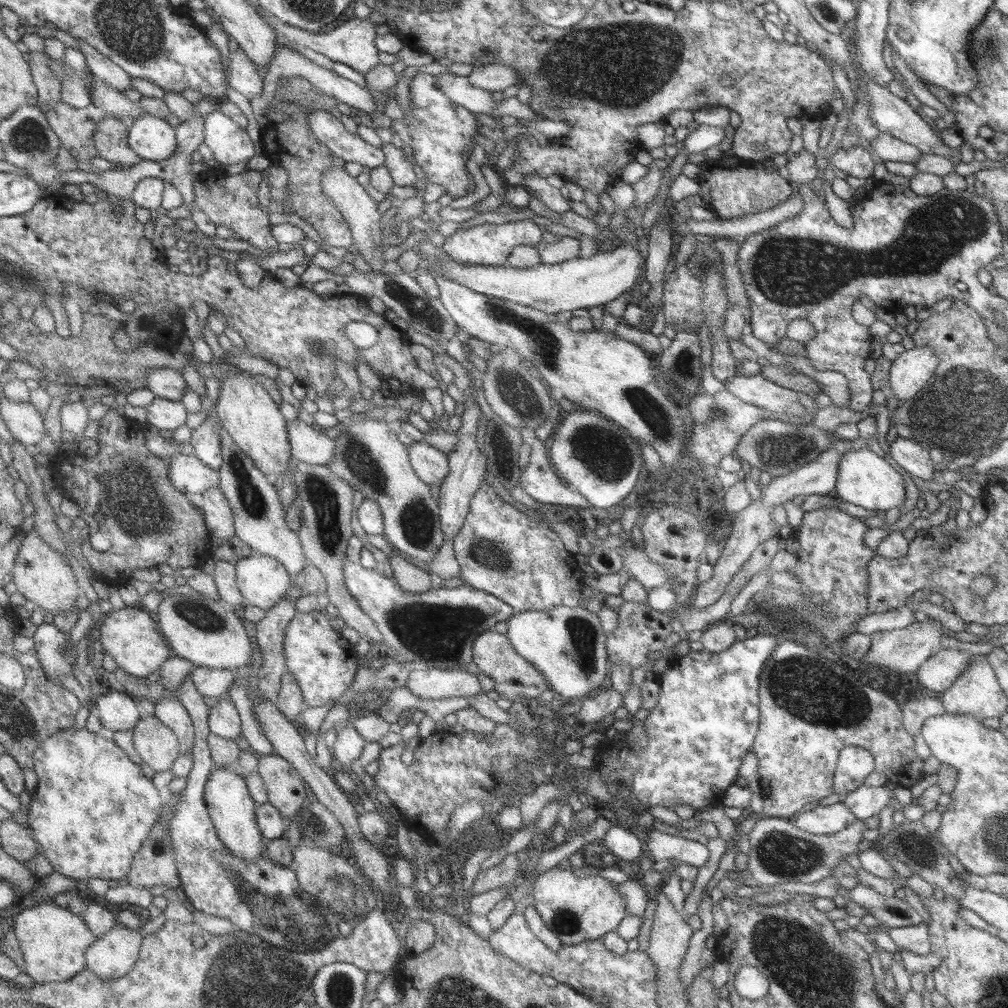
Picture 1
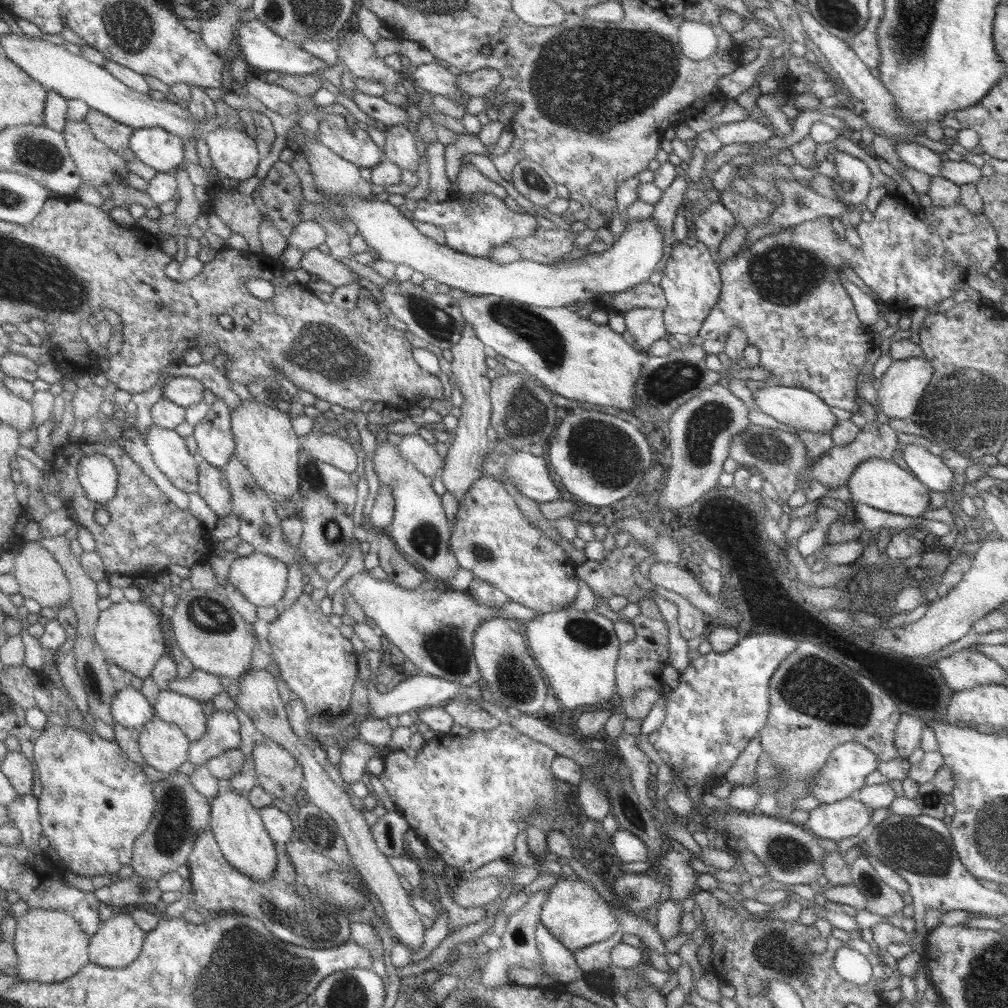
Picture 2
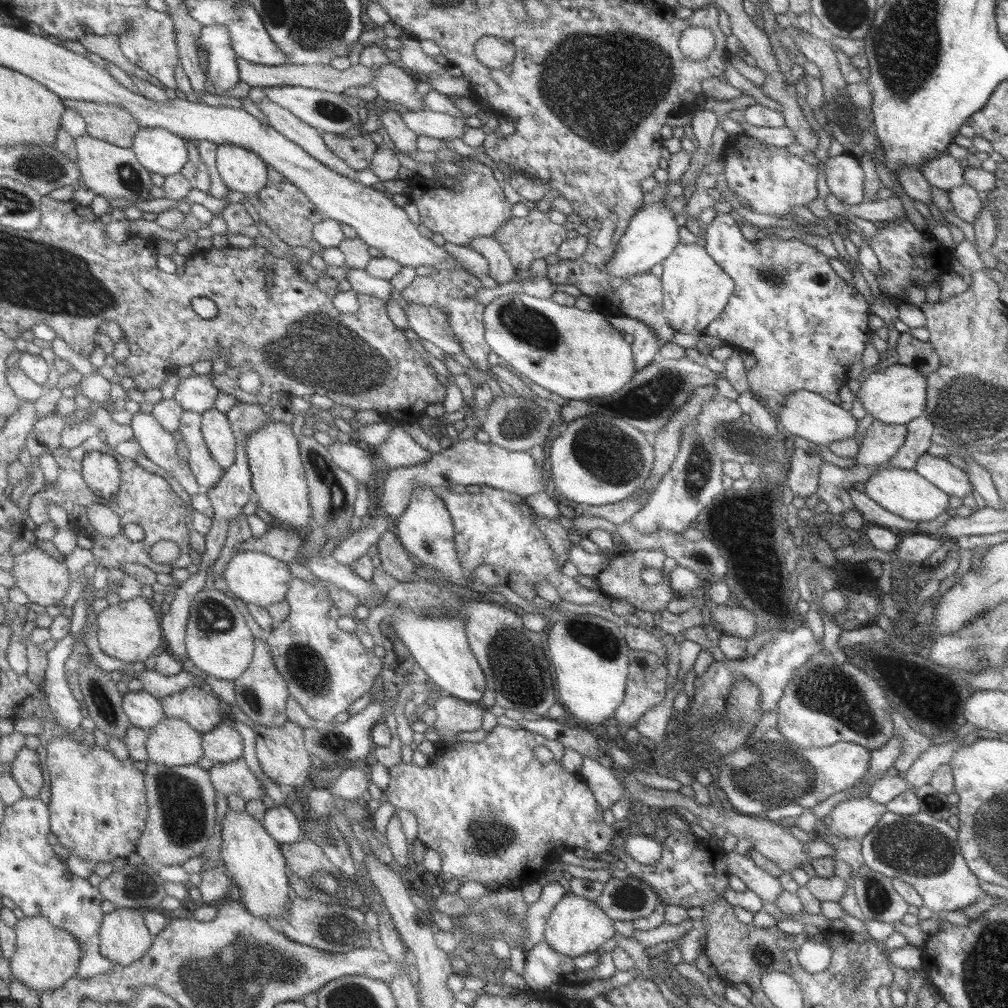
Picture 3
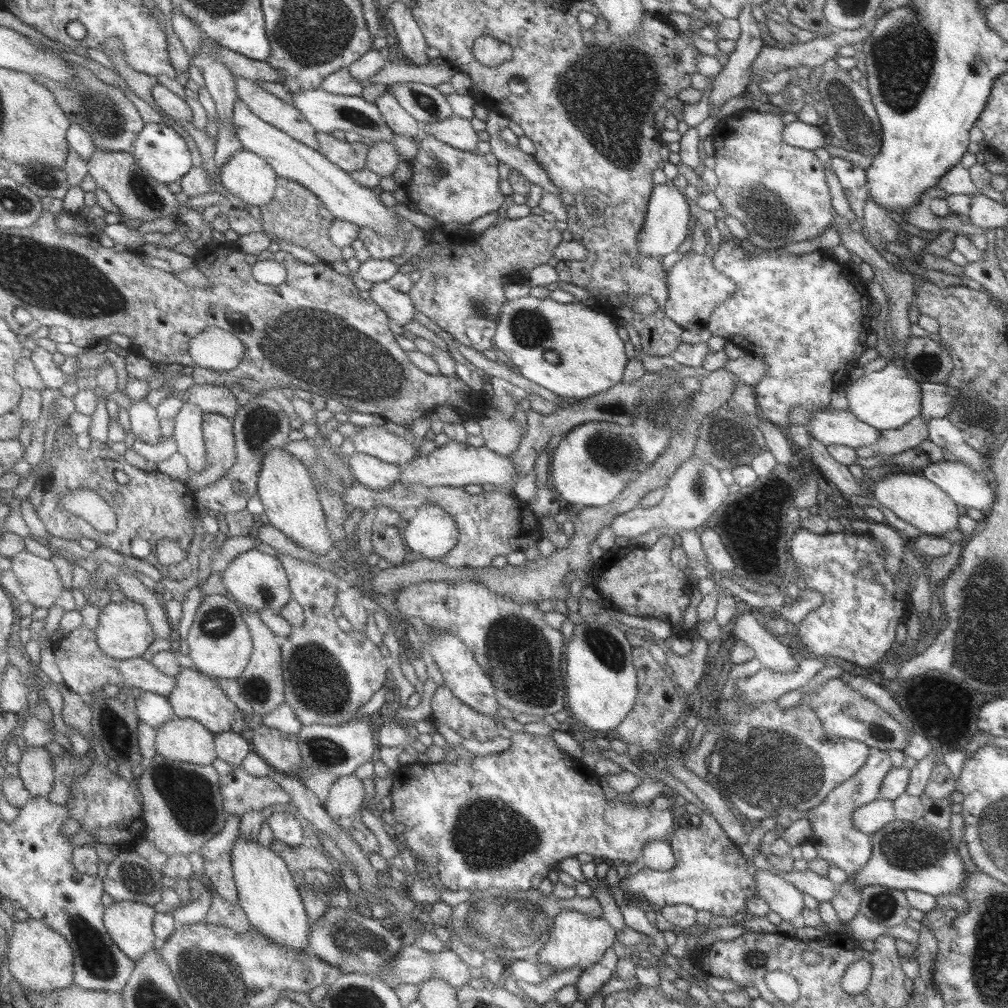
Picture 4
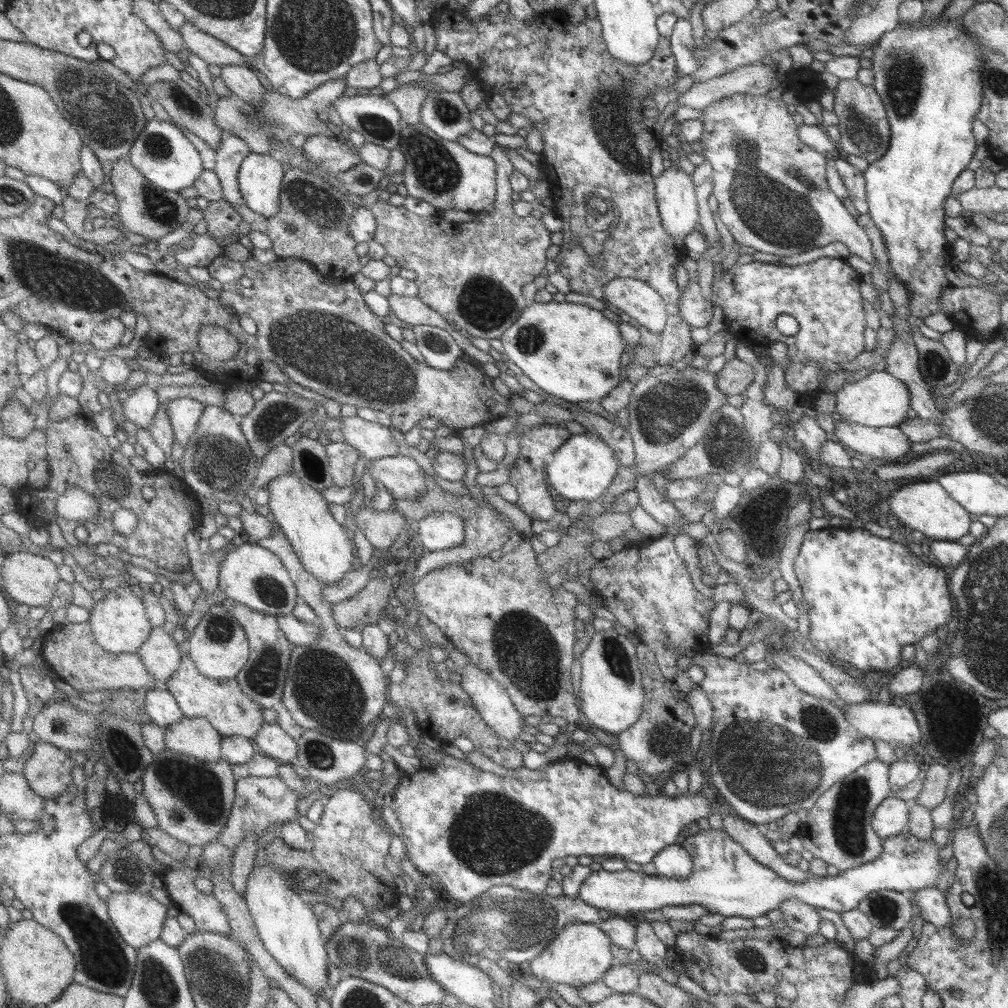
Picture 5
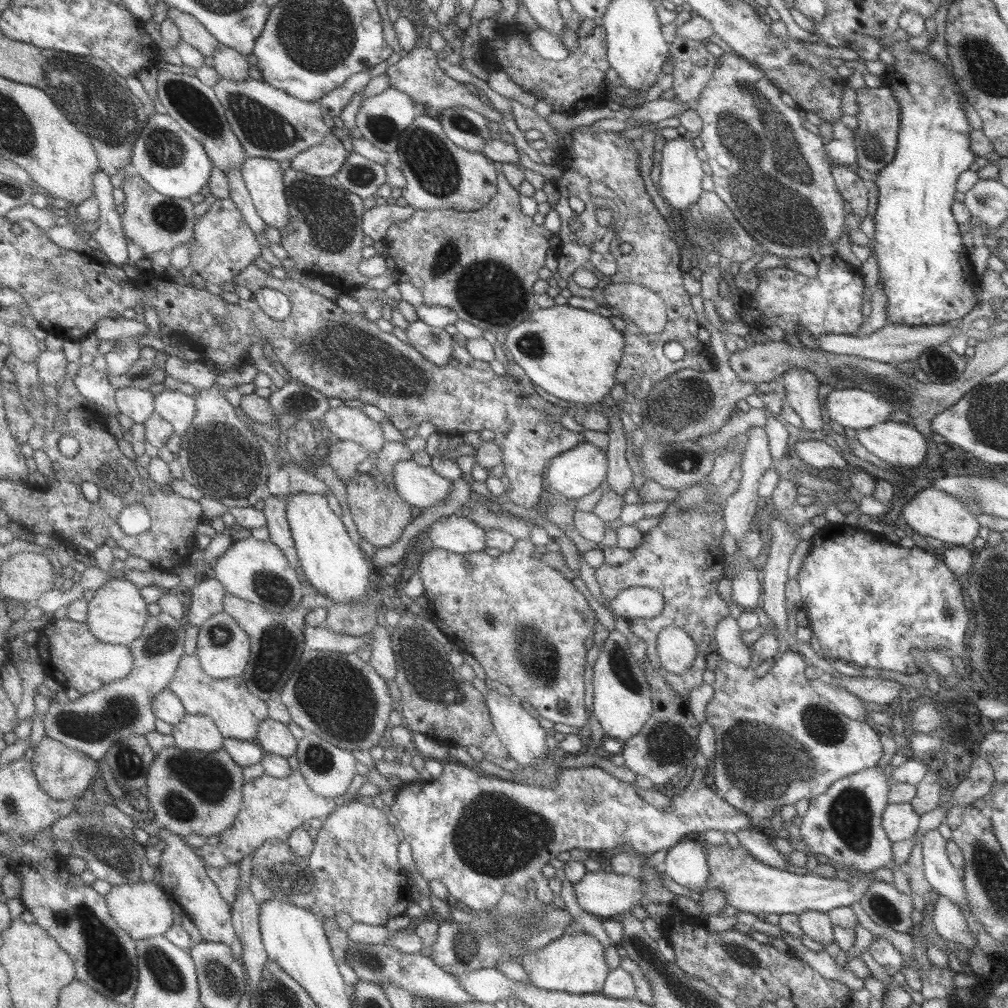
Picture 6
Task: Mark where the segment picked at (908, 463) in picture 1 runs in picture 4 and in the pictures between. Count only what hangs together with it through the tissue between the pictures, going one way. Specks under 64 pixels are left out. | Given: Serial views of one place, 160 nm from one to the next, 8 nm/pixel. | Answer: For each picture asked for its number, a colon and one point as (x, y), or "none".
2: (929, 469)
3: (940, 473)
4: (963, 486)

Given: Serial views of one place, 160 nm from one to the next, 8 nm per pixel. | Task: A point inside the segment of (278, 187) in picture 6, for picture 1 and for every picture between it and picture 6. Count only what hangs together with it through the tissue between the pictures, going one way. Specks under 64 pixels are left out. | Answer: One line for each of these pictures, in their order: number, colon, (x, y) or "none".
1: (230, 144)
2: (234, 155)
3: (240, 169)
4: (247, 176)
5: (261, 177)

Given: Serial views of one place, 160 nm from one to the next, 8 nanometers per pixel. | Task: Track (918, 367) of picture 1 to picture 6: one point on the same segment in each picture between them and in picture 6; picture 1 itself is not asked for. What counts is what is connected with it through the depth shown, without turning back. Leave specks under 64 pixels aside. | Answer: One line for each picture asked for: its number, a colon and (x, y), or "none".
2: (899, 389)
3: (896, 395)
4: (885, 400)
5: (878, 400)
6: (856, 409)

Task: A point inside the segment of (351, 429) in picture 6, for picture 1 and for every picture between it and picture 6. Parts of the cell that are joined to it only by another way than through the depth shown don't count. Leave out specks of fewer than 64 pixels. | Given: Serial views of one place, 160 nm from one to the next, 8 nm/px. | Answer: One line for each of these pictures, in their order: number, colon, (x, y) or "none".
1: (432, 465)
2: (417, 450)
3: (399, 450)
4: (374, 440)
5: (373, 441)

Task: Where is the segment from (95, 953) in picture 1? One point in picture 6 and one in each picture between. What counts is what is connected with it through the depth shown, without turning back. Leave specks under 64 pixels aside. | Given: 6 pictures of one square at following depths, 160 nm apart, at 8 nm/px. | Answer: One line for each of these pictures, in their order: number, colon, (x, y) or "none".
2: (120, 940)
3: (125, 937)
4: (131, 925)
5: (140, 919)
6: (143, 909)

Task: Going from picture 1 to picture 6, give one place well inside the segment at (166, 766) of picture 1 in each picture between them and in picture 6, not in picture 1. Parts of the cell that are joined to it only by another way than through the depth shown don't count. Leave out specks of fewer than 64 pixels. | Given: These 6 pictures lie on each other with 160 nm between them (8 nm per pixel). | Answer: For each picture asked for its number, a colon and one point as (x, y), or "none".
2: (165, 746)
3: (174, 742)
4: (183, 739)
5: (196, 737)
6: (197, 732)

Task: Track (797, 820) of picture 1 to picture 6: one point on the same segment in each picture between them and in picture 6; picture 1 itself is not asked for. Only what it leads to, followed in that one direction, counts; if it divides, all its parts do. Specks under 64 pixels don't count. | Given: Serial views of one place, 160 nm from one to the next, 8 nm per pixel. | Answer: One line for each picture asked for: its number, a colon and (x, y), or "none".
2: (848, 817)
3: (851, 818)
4: (869, 818)
5: (889, 819)
6: (899, 821)

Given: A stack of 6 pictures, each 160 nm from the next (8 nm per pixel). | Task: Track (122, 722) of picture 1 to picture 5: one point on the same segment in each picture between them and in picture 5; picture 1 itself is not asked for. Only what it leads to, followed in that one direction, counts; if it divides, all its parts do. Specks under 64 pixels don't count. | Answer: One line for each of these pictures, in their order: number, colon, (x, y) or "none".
2: (130, 708)
3: (145, 710)
4: (154, 709)
5: (162, 707)

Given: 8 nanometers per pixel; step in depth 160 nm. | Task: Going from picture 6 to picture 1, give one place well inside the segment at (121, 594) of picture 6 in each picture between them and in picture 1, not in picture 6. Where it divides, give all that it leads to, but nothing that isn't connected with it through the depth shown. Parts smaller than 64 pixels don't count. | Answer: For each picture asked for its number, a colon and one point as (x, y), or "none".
1: (132, 637)
2: (129, 633)
3: (130, 631)
4: (123, 632)
5: (119, 622)

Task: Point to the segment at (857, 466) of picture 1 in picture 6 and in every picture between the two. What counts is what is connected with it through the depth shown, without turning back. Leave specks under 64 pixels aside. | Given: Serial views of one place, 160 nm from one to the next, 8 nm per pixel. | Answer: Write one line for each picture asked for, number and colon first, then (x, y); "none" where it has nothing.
2: (879, 483)
3: (902, 492)
4: (910, 497)
5: (924, 506)
6: (931, 512)

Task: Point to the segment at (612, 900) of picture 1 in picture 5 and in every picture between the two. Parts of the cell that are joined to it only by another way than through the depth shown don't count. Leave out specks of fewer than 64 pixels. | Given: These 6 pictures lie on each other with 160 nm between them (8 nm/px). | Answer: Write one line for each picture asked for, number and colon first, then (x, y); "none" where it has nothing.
2: (576, 916)
3: (575, 926)
4: (578, 941)
5: (578, 955)

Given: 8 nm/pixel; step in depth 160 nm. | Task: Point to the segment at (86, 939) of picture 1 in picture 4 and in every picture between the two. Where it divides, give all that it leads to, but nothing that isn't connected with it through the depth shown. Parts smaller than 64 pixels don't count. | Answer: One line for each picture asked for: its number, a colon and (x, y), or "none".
2: (52, 947)
3: (46, 957)
4: (40, 959)

